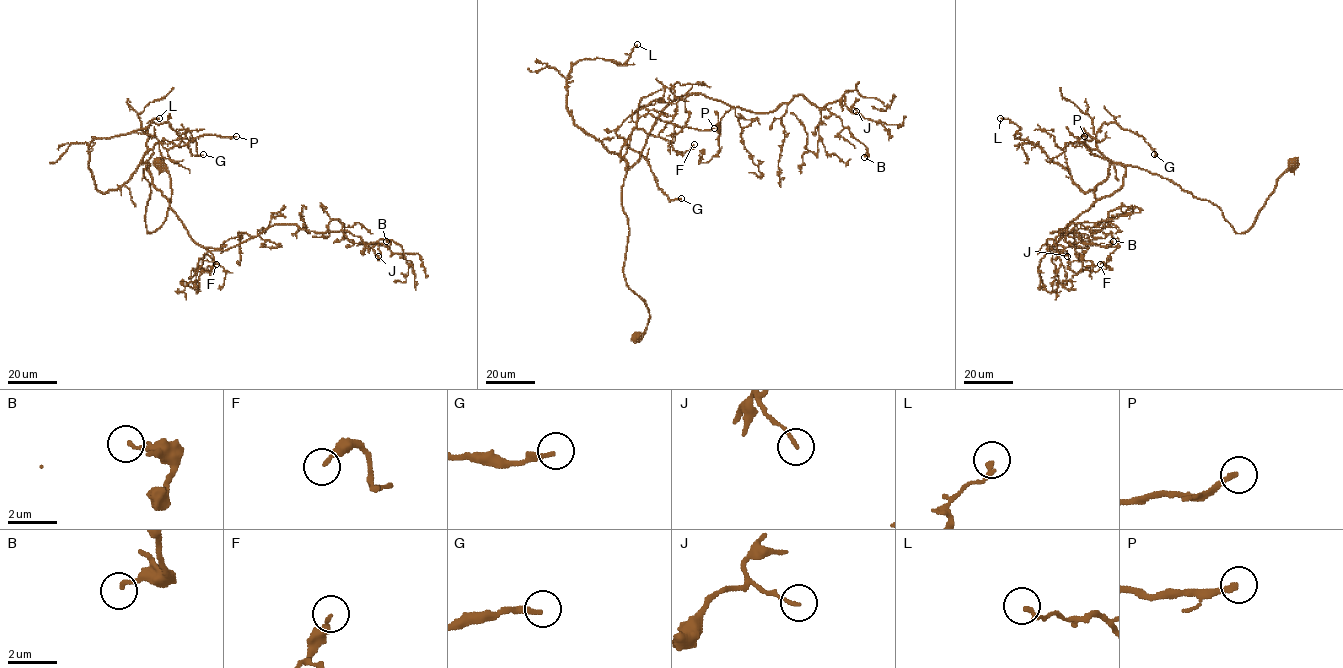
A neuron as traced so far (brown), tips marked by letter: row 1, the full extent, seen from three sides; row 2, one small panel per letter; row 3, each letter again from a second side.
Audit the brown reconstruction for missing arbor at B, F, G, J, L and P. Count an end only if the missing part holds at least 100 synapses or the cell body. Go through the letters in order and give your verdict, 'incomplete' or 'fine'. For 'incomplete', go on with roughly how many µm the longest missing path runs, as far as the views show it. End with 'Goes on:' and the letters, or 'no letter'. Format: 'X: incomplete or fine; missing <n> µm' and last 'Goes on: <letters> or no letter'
B: fine
F: fine
G: fine
J: fine
L: fine
P: fine
Goes on: no letter

